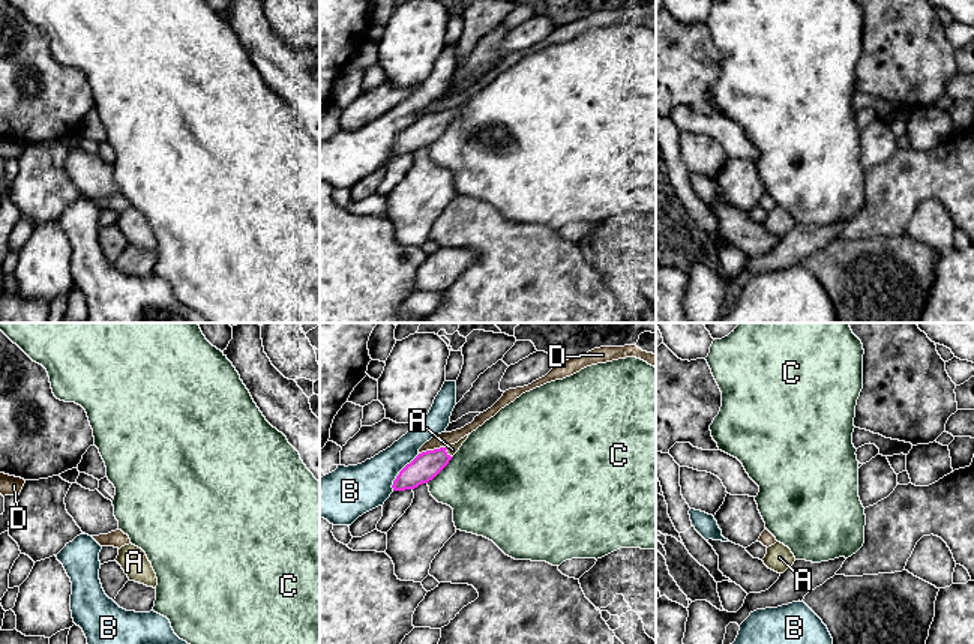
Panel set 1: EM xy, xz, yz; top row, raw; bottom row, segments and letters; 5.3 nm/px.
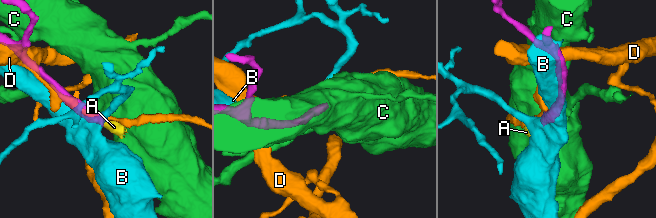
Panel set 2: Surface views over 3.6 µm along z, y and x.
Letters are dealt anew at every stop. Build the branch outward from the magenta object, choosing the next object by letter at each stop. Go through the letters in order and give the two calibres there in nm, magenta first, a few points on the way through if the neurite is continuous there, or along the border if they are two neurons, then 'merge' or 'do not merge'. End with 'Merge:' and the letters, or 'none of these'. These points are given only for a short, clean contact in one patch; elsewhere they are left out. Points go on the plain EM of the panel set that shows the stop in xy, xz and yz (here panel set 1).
A: 150 nm thick on the magenta side, 60 nm on the other; runs through xz (428, 128), (446, 116), (452, 113); merge
B: 150 nm thick on the magenta side, 260 nm on the other; do not merge
C: 150 nm thick on the magenta side, 440 nm on the other; do not merge
D: 150 nm thick on the magenta side, 80 nm on the other; do not merge
Merge: A

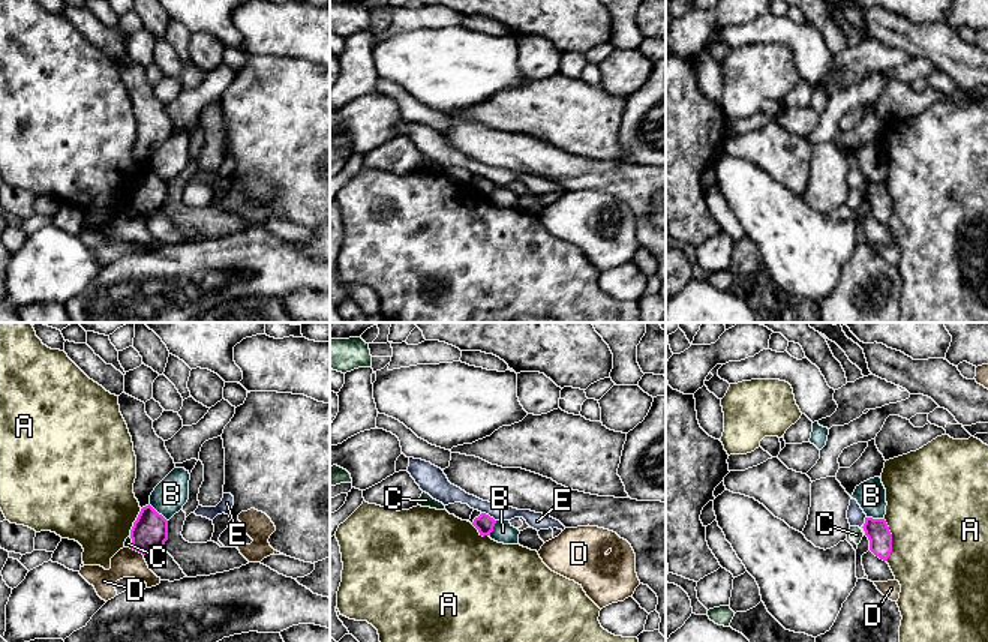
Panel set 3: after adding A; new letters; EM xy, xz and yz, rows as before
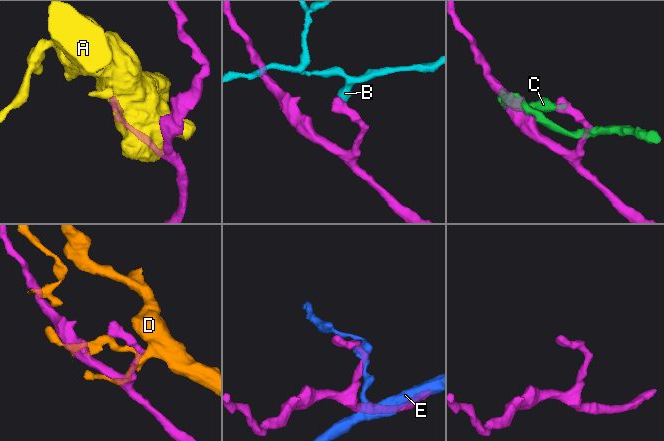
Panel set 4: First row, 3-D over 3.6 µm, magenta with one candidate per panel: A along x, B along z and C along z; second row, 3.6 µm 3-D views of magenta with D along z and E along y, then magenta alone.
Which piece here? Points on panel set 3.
A: 130 nm thick on the magenta side, 500 nm on the other; do not merge
B: 190 nm thick on the magenta side, 180 nm on the other; border along xy (149, 168), (167, 185); do not merge
C: 190 nm thick on the magenta side, 50 nm on the other; border along xy (129, 200), (131, 210); do not merge
D: 190 nm thick on the magenta side, 160 nm on the other; do not merge
E: 100 nm thick on the magenta side, 110 nm on the other; border along xz (482, 176), (495, 185); do not merge
Merge: none of these

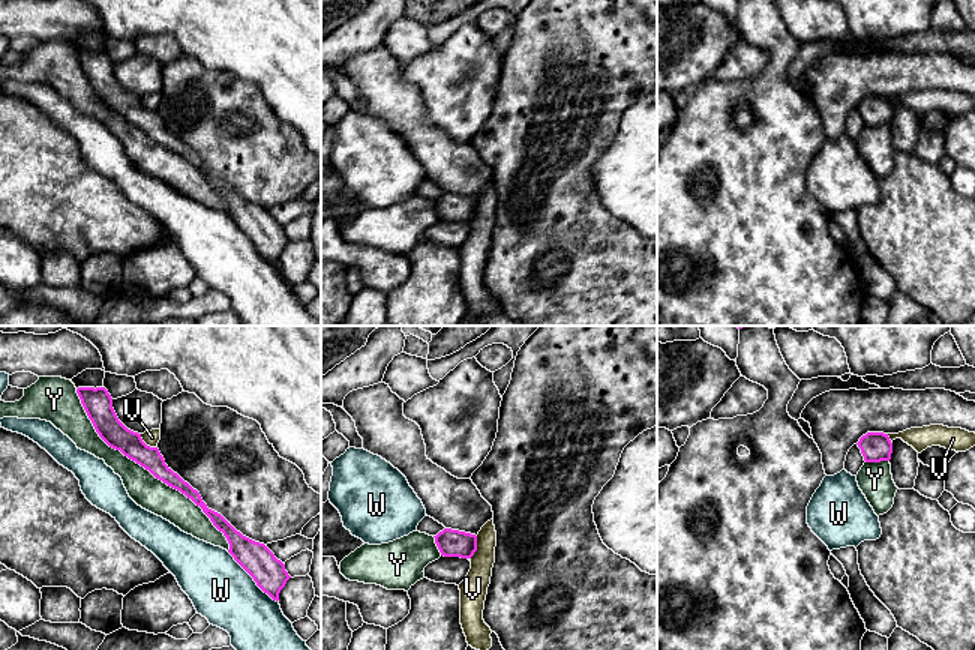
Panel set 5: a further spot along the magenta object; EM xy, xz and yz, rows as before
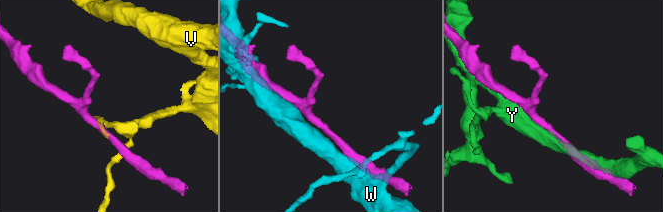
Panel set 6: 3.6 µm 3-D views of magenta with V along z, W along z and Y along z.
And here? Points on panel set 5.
V: 140 nm thick on the magenta side, 140 nm on the other; border along xz (477, 200), (477, 213), (470, 221); do not merge
W: 170 nm thick on the magenta side, 340 nm on the other; do not merge
Y: 140 nm thick on the magenta side, 180 nm on the other; do not merge
Merge: none of these

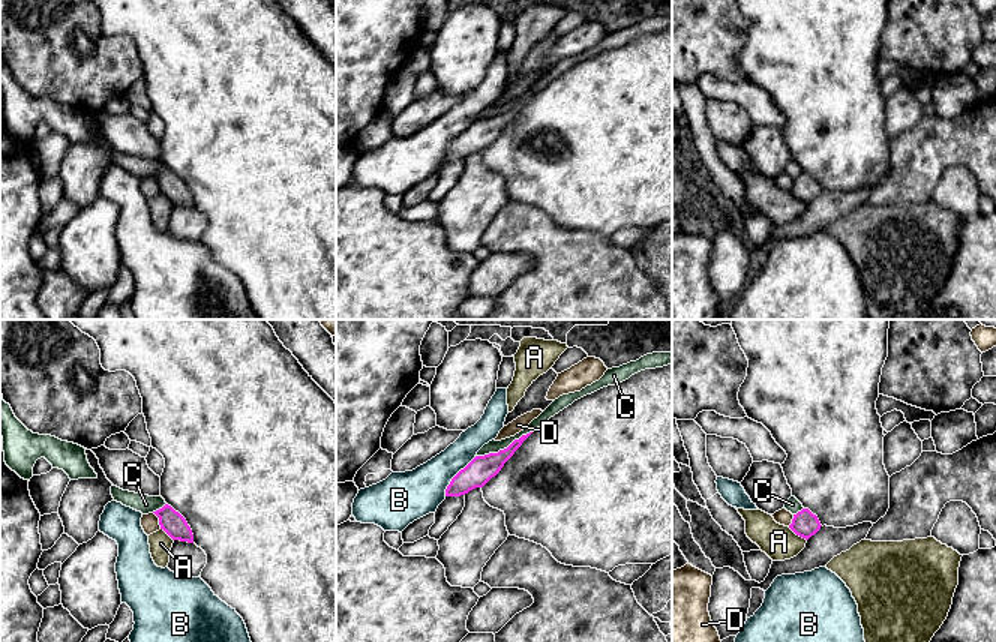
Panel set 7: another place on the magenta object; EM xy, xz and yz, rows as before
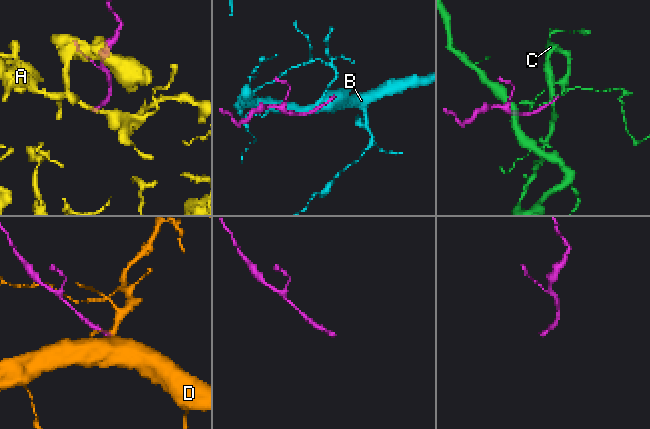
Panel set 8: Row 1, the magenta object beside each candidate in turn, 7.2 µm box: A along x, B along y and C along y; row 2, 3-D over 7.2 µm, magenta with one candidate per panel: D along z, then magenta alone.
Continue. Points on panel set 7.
A: 140 nm thick on the magenta side, 190 nm on the other; border along yz (788, 191), (806, 204); do not merge
B: 150 nm thick on the magenta side, 260 nm on the other; do not merge
C: 150 nm thick on the magenta side, 70 nm on the other; do not merge
D: 120 nm thick on the magenta side, 100 nm on the other; do not merge
Merge: none of these

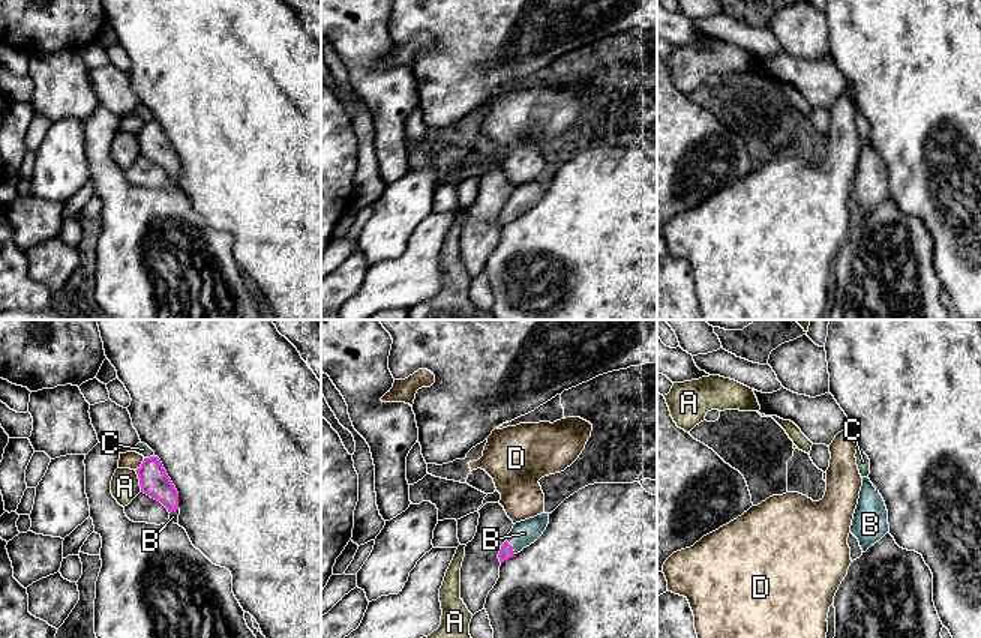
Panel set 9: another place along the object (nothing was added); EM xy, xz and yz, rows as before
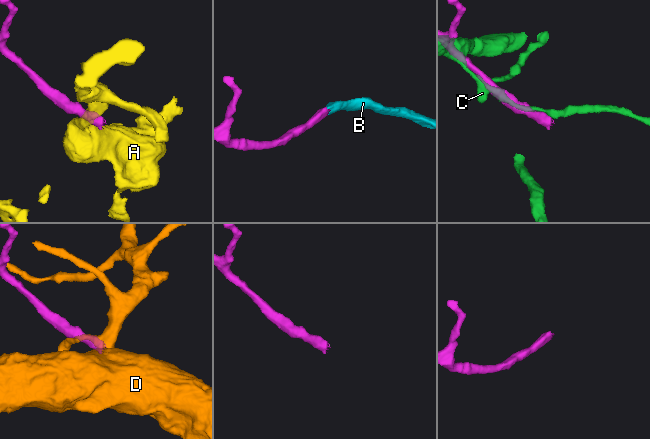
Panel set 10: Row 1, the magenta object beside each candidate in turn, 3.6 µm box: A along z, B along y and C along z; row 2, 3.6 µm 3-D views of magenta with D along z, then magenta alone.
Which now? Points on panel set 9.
A: 160 nm thick on the magenta side, 160 nm on the other; border along xy (134, 134), (141, 155); do not merge
B: 70 nm thick on the magenta side, 140 nm on the other; runs through xz (506, 215), (512, 210), (524, 197); merge
C: 160 nm thick on the magenta side, 70 nm on the other; do not merge
D: 160 nm thick on the magenta side, 100 nm on the other; do not merge
Merge: B

